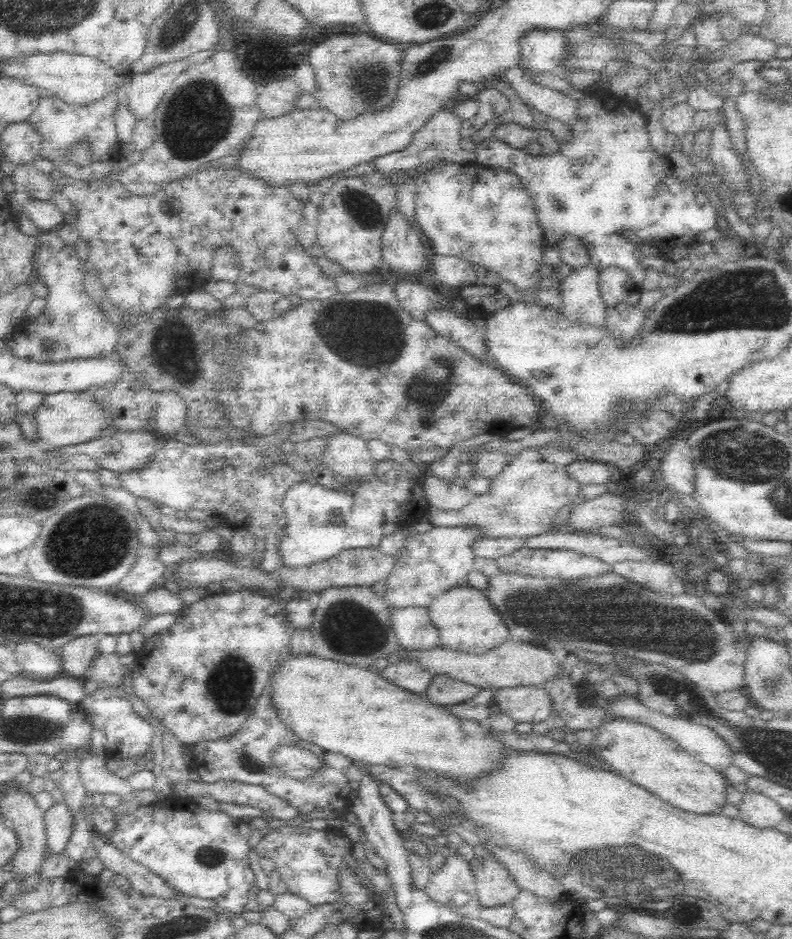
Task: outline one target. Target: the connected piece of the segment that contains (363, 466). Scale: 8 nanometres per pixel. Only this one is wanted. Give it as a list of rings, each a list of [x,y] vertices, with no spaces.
[[[344,431],[324,435],[322,439],[326,441],[326,446],[317,462],[347,479],[372,478],[376,462],[366,447],[367,441]]]

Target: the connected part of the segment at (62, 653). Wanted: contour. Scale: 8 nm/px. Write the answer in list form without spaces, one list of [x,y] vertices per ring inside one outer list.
[[[92,634],[74,638],[67,646],[57,651],[65,677],[82,679],[90,664],[98,656],[103,634]]]

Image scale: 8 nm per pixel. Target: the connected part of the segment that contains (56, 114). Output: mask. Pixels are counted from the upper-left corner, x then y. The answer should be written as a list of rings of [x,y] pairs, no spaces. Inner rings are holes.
[[[114,94],[104,96],[102,100],[96,100],[88,106],[70,106],[62,100],[56,98],[38,98],[38,108],[32,112],[27,120],[38,135],[40,135],[41,148],[39,156],[51,160],[53,166],[66,176],[76,175],[76,167],[65,165],[64,152],[68,146],[76,144],[78,140],[87,138],[91,144],[94,167],[109,162],[118,162],[121,159],[122,150],[120,149],[117,130],[115,129],[112,112],[118,104],[118,98]]]

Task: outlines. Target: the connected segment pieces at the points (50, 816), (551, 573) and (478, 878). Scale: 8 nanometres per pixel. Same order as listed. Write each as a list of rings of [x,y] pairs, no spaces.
[[[55,802],[44,813],[48,854],[64,853],[74,830],[74,815],[64,802]]]
[[[524,547],[524,550],[517,550],[514,554],[503,556],[497,560],[497,565],[502,573],[514,573],[520,576],[530,576],[538,578],[552,578],[552,580],[580,580],[588,576],[604,576],[613,572],[613,565],[602,562],[590,554],[582,554],[575,550],[530,550]]]
[[[494,856],[472,861],[476,895],[482,908],[511,904],[520,890],[508,869]]]

